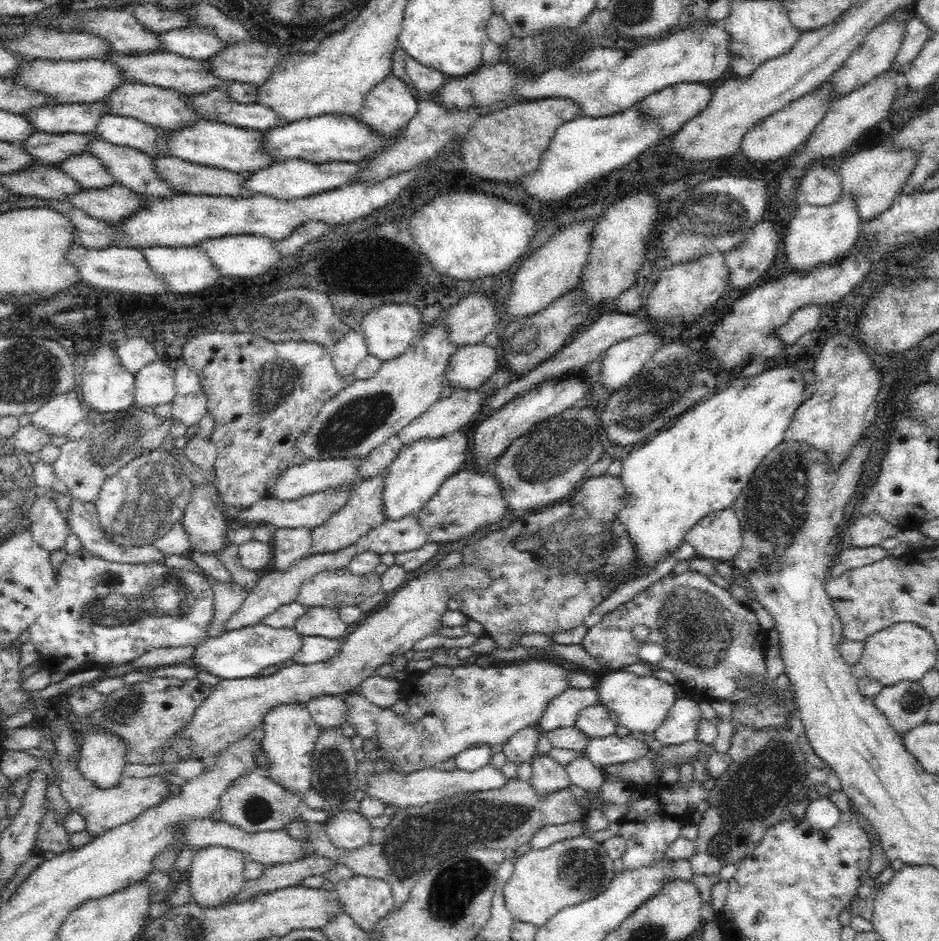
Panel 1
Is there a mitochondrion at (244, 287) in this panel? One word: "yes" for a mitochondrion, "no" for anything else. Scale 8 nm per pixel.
no

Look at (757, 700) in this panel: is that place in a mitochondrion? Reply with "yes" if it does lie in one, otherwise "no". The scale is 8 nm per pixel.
no

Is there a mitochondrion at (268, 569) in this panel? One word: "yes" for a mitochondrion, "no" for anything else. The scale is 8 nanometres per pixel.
no

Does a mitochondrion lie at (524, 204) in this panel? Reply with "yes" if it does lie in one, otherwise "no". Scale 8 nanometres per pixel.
no

